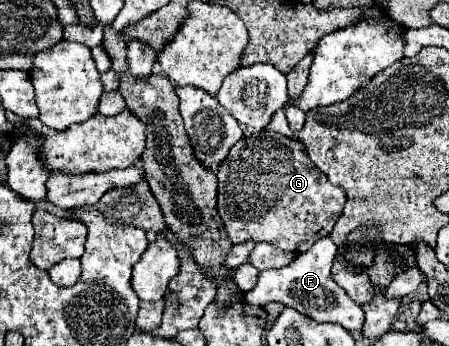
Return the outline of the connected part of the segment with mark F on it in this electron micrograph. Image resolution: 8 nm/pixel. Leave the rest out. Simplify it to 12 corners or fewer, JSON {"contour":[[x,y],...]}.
{"contour":[[317,240],[265,270],[245,302],[295,308],[345,330],[363,310],[331,278],[337,246]]}

